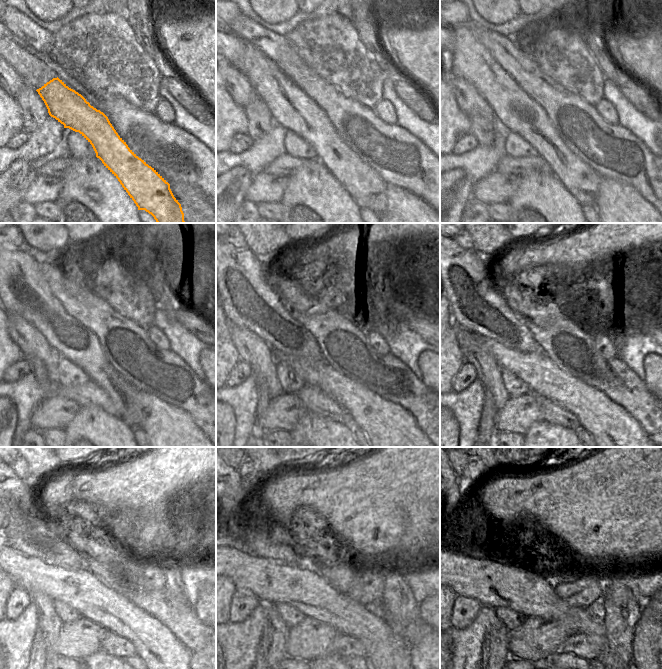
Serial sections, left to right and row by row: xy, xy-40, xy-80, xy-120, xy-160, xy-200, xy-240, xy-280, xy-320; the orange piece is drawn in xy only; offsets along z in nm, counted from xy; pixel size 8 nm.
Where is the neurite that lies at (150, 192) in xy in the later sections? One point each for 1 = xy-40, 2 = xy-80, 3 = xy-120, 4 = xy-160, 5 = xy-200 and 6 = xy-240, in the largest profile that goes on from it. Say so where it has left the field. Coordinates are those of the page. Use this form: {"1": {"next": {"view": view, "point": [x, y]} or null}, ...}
{"1": {"next": {"view": "xy-40", "point": [289, 106]}}, "2": {"next": {"view": "xy-80", "point": [469, 60]}}, "3": {"next": {"view": "xy-120", "point": [13, 275]}}, "4": {"next": {"view": "xy-160", "point": [236, 278]}}, "5": {"next": {"view": "xy-200", "point": [463, 276]}}, "6": {"next": {"view": "xy-240", "point": [28, 527]}}}

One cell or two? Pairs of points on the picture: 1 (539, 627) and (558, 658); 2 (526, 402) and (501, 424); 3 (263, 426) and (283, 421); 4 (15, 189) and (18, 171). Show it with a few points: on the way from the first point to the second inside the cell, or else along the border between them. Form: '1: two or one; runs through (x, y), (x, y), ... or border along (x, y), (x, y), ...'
1: two; border along (559, 651), (547, 658)
2: one; runs through (520, 408), (507, 420)
3: one; runs through (268, 421), (278, 421)
4: one; runs through (15, 185), (18, 175)

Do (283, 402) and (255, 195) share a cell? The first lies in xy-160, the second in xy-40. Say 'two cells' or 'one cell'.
one cell

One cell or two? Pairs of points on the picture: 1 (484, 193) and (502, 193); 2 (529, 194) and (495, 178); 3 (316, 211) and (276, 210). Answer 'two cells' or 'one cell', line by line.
1: one cell
2: two cells
3: two cells

